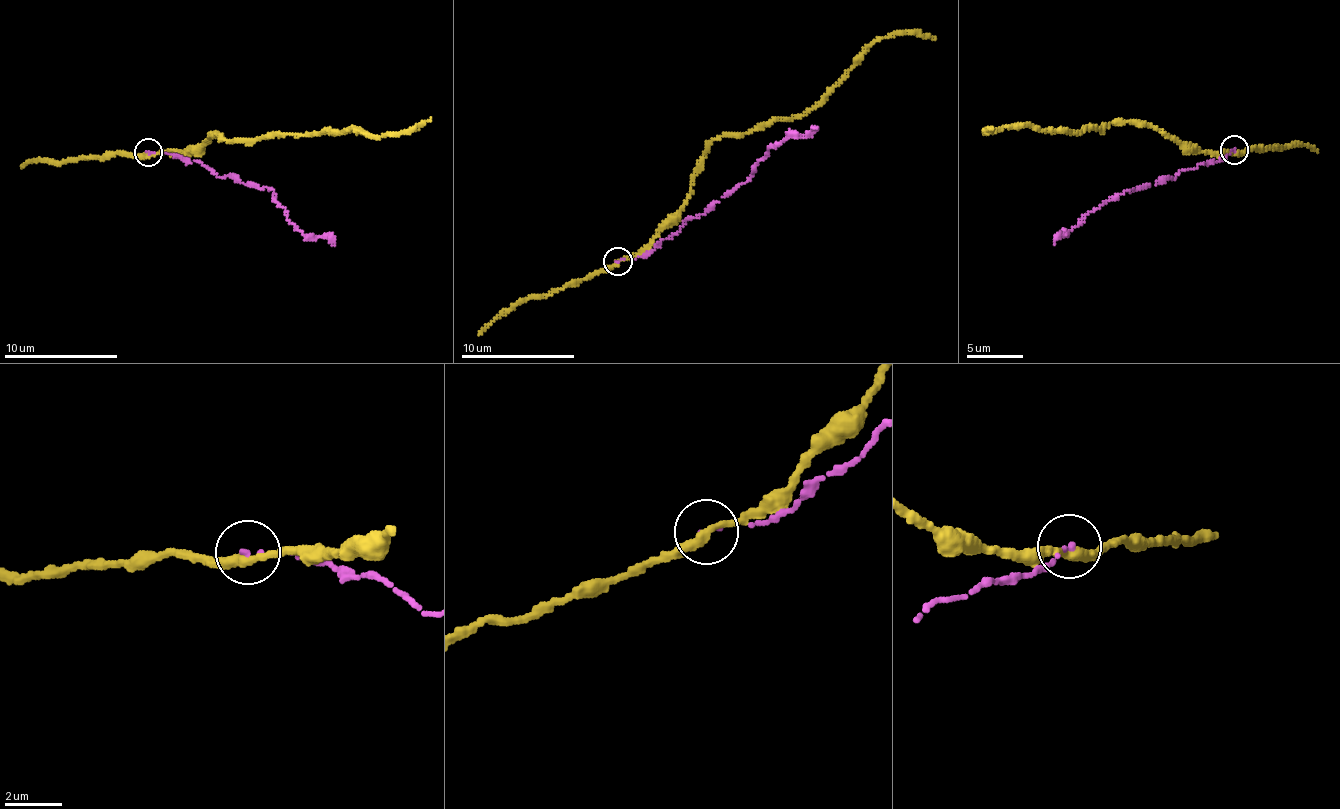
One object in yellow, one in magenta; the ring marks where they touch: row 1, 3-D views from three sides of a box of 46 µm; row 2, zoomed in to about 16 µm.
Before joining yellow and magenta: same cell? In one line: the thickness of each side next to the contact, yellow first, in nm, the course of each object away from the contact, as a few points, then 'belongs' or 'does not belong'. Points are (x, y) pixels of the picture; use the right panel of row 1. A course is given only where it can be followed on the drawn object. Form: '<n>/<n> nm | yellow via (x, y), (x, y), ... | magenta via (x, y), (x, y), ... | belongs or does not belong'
280/170 nm | yellow via (1235, 152), (1214, 154), (1130, 121), (1076, 133), (1027, 125), (985, 133), (992, 127) | magenta via (1235, 149), (1226, 157), (1197, 165), (1175, 178), (1109, 197), (1054, 245) | does not belong

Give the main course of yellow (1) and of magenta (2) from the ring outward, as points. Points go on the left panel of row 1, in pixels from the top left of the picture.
1: (149, 154), (175, 155), (217, 134), (226, 140), (254, 139), (352, 129), (379, 136), (415, 130), (430, 117)
2: (149, 151), (174, 154), (202, 162), (220, 177), (269, 188), (292, 224), (335, 245)

